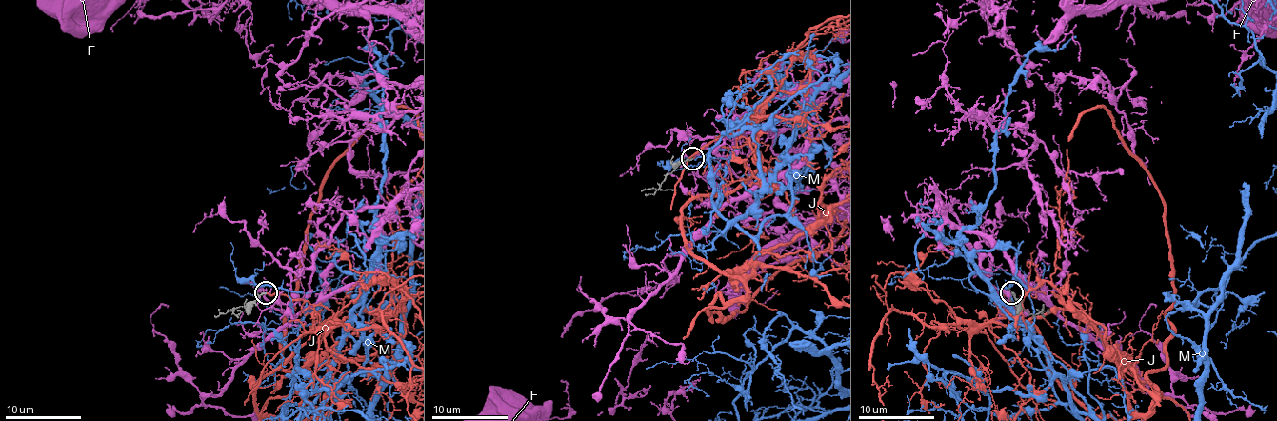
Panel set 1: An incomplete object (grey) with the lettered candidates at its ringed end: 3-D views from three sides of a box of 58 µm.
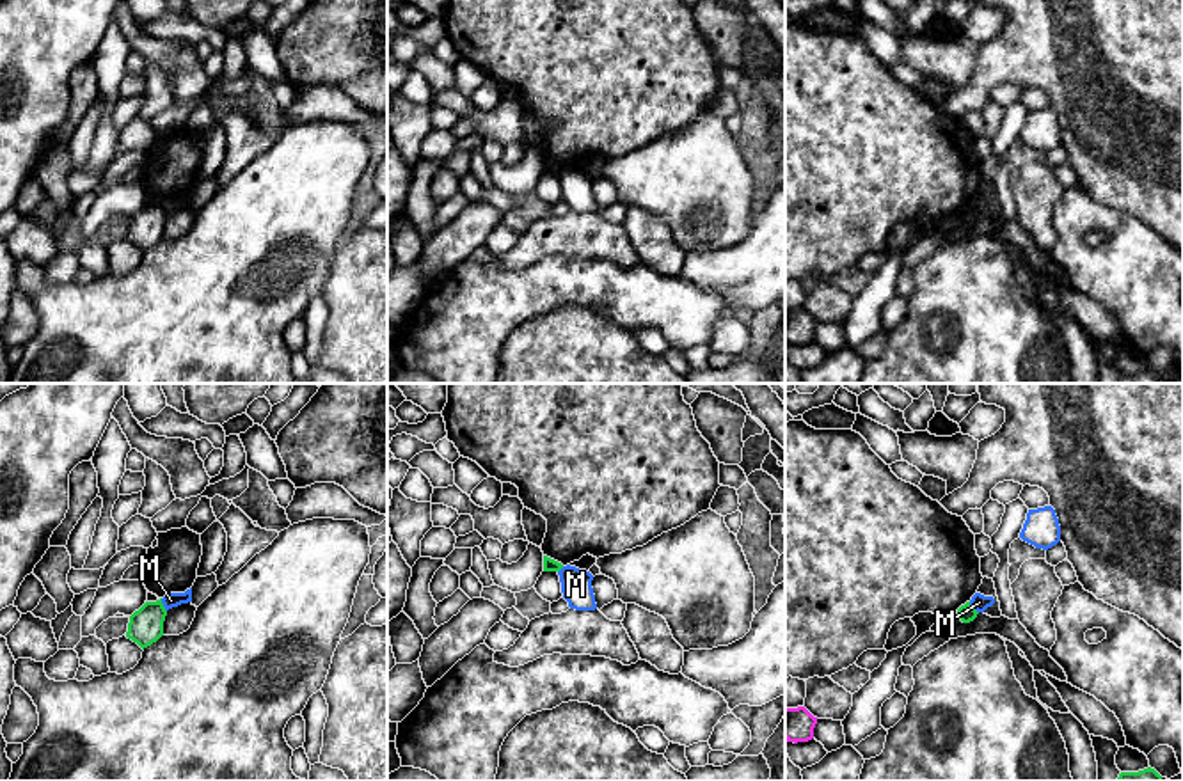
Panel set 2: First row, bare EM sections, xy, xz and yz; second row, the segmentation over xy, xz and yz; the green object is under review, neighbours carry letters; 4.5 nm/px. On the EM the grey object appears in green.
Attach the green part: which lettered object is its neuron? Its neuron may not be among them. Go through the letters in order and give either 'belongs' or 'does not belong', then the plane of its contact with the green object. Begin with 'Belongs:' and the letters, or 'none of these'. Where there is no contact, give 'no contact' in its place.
Belongs: J
F: does not belong; no contact
J: belongs; no contact
M: does not belong; meets green in xy

